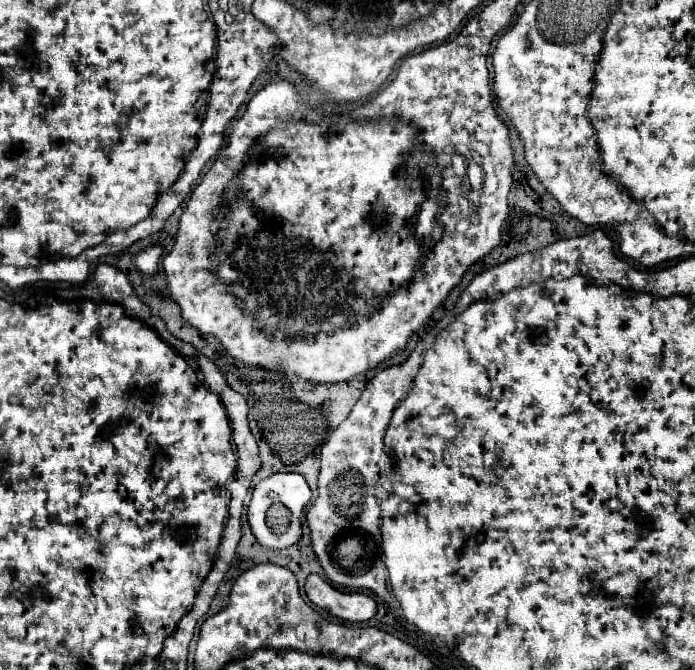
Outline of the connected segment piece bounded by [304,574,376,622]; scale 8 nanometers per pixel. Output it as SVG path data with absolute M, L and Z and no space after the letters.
M316 574L308 576L304 590L316 606L348 622L366 622L376 614L374 598L366 594L342 594Z

